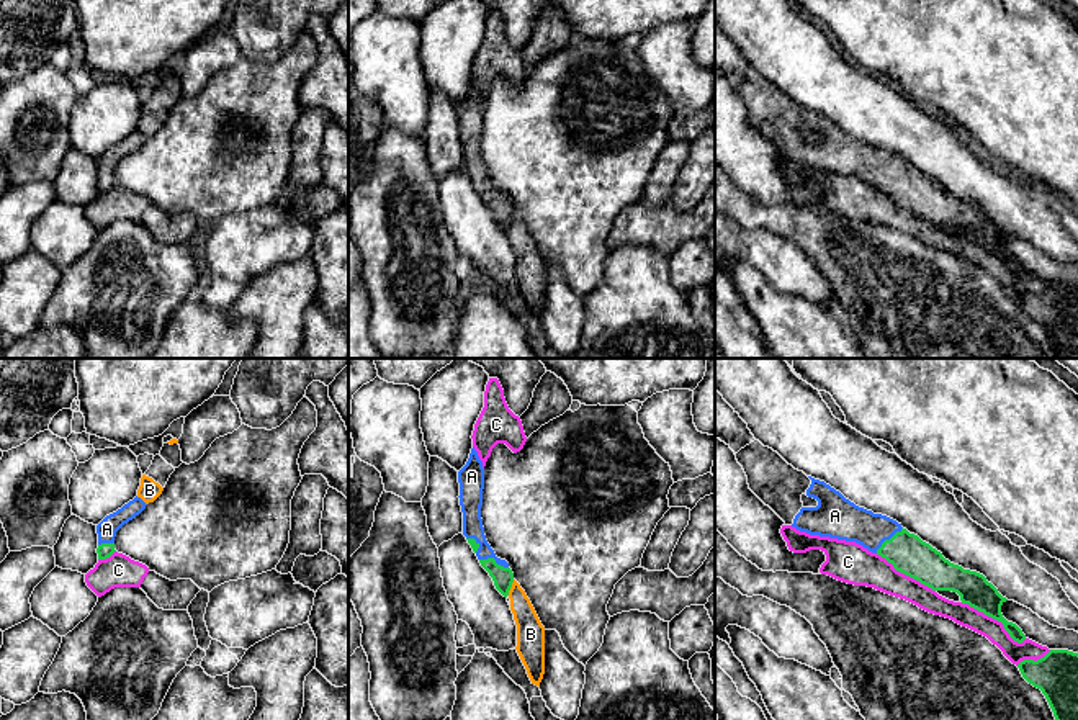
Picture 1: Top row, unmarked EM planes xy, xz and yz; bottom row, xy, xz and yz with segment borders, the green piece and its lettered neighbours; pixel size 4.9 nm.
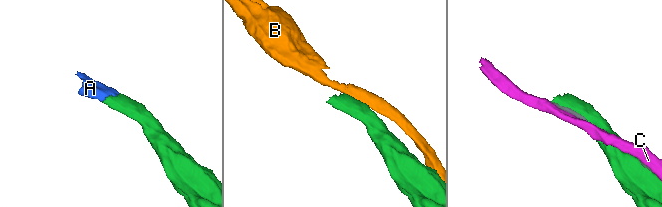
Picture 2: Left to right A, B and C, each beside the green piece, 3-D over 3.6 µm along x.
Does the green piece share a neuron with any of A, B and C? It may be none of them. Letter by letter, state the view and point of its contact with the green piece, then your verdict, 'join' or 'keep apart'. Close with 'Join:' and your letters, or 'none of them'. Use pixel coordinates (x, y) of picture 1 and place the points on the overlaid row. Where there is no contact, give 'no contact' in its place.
A: contact yz (887, 540); join
B: contact xz (511, 586); keep apart
C: contact yz (995, 619); keep apart
Join: A

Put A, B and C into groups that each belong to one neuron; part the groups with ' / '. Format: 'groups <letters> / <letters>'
groups A / B / C

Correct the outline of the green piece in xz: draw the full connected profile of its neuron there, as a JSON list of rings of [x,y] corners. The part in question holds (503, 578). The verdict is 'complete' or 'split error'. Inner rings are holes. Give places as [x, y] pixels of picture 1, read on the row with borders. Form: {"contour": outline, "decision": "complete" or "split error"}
{"contour": [[[474,447],[471,448],[466,465],[458,471],[458,483],[463,535],[476,553],[481,566],[492,578],[496,589],[507,597],[514,583],[514,573],[505,560],[496,556],[484,535],[481,519],[484,468]]], "decision": "split error"}

